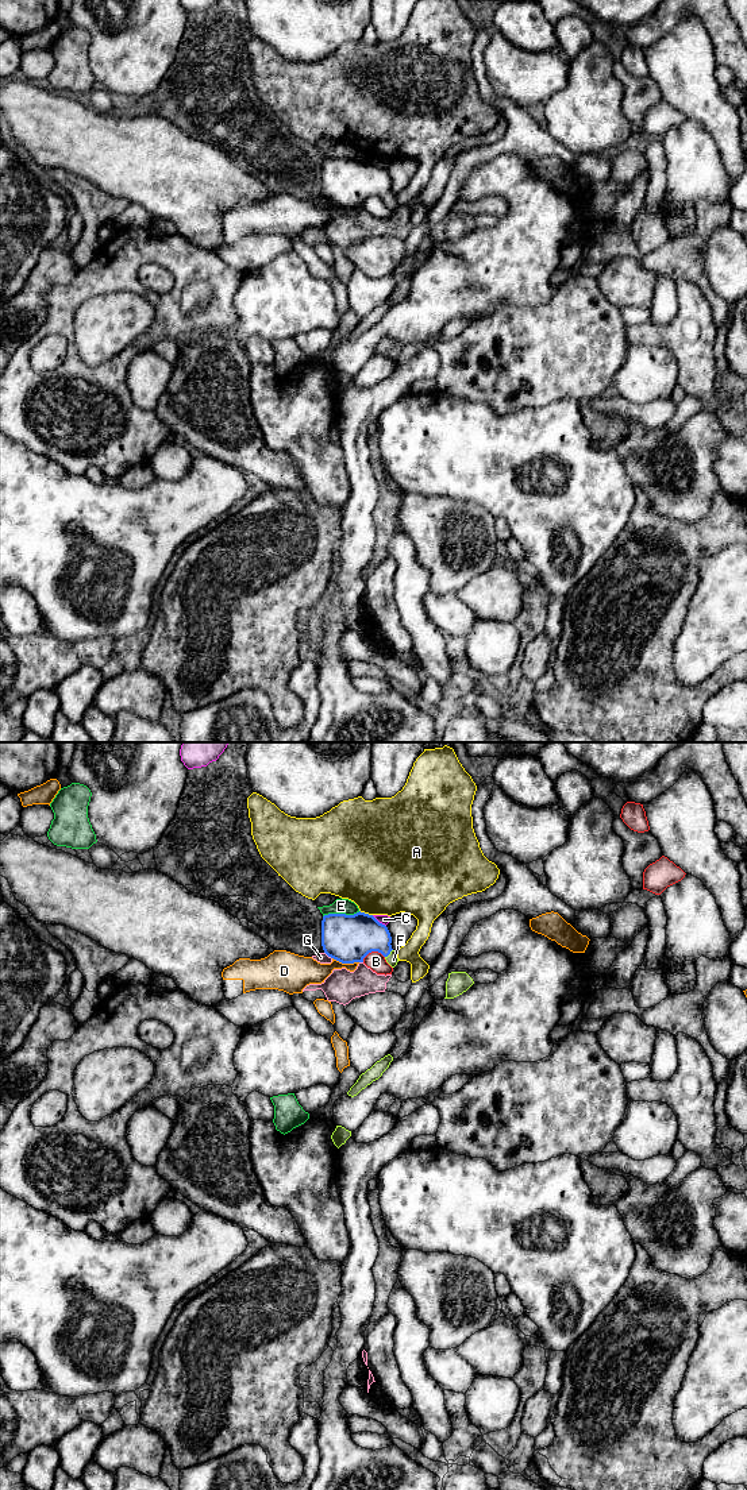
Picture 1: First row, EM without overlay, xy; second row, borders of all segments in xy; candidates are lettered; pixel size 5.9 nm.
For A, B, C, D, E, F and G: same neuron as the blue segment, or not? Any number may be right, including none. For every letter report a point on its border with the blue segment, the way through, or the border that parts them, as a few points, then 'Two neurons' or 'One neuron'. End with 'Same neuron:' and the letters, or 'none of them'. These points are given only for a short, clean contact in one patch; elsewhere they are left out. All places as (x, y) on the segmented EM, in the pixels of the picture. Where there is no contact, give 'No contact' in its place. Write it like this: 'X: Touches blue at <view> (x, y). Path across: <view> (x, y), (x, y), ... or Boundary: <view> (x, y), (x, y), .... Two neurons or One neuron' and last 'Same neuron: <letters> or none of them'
A: Touches blue at xy (366, 914). Two neurons
B: Touches blue at xy (372, 950). Two neurons
C: Touches blue at xy (377, 921). Two neurons
D: Touches blue at xy (346, 962). Two neurons
E: Touches blue at xy (341, 914). Two neurons
F: Touches blue at xy (389, 953). Path across: xy (350, 938), (374, 938), (389, 953), (392, 960). One neuron
G: Touches blue at xy (328, 956). Two neurons
Same neuron: F

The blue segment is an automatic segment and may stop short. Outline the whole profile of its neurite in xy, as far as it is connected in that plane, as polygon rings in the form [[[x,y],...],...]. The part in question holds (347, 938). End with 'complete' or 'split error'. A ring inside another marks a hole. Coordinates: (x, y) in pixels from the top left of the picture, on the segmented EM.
[[[359,911],[354,915],[328,914],[323,916],[323,950],[342,964],[363,962],[369,953],[378,951],[394,968],[398,958],[390,943],[388,927],[373,915]]]; split error

